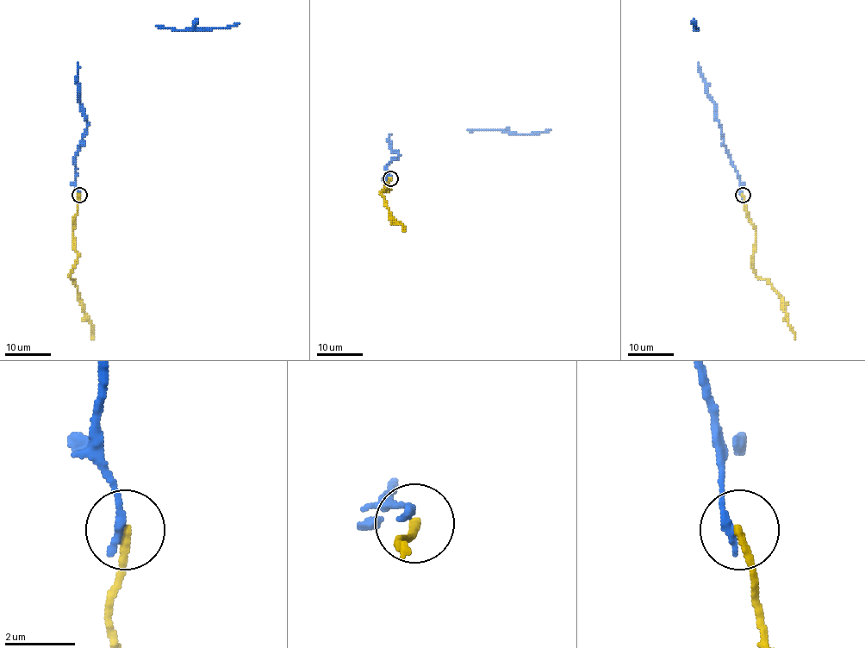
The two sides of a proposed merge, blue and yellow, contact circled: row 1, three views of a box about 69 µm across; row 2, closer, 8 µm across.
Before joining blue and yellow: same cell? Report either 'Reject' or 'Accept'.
Accept

